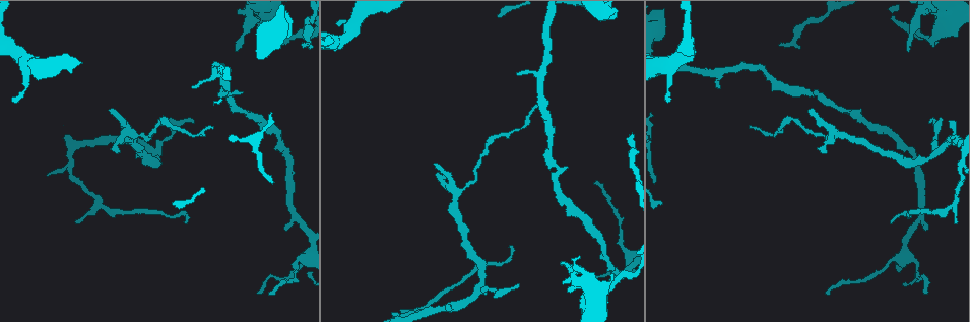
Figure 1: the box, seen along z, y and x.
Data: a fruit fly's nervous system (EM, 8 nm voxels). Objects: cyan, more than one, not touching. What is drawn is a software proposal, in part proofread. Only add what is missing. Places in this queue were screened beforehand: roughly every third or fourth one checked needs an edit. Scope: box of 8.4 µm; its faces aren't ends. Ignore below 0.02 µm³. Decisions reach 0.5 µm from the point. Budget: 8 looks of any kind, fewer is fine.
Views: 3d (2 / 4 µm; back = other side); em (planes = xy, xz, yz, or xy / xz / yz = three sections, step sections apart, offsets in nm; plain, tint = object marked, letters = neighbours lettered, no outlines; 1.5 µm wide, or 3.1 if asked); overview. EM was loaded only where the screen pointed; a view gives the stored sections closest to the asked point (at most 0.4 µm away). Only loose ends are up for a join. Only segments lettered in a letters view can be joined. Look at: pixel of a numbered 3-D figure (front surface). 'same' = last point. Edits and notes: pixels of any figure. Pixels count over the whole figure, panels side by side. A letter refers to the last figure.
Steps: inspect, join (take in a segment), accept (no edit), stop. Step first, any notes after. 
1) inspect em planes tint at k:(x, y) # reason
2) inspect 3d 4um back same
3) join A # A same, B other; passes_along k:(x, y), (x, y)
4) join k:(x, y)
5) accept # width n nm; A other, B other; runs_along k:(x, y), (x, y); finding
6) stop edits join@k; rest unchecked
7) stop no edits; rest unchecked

inspect 3d 4um at 1:(193, 122) # thin end

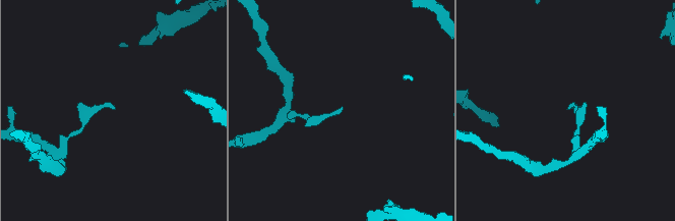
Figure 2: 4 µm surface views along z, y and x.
inspect em planes letters at 2:(113, 106) # shape alone is not enough

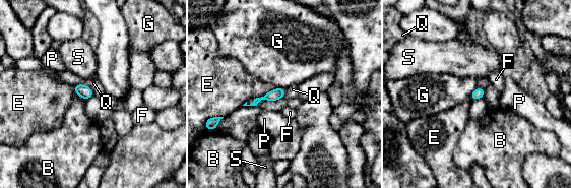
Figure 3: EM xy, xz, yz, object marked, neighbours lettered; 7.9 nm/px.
accept # B other, E other, F other, G other, P other, Q other, S other; border 3:(73, 84), (85, 84), (94, 95); no lettered segment goes on from it

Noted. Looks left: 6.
inspect em planes letters at 1:(448, 304)

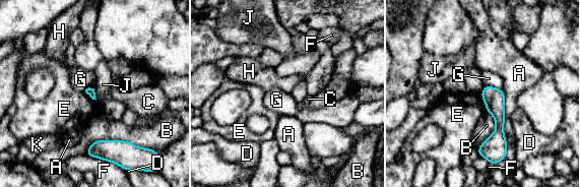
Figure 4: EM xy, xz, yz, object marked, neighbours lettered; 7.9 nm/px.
accept # A other, B other, C other, D other, E other, F other, G other, H other, J other, K other; border 4:(480, 95), (487, 111); none of them fits

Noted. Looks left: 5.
inspect 3d 4um at 1:(828, 294) # tapers out

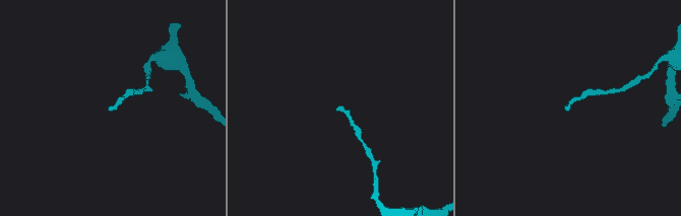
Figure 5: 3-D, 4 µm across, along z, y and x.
inspect em planes plain at 5:(336, 107)

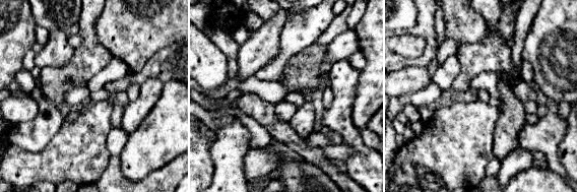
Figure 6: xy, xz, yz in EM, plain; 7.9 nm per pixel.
inspect em planes letters same # see the neighbours

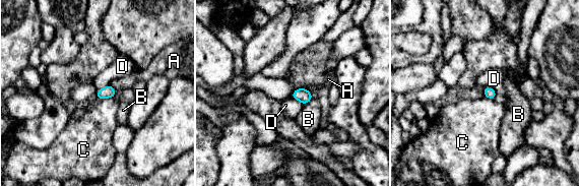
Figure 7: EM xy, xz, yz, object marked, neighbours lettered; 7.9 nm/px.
accept # A other, B other, C other, D other; none of them fits

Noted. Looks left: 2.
stop no edits; rest unchecked

